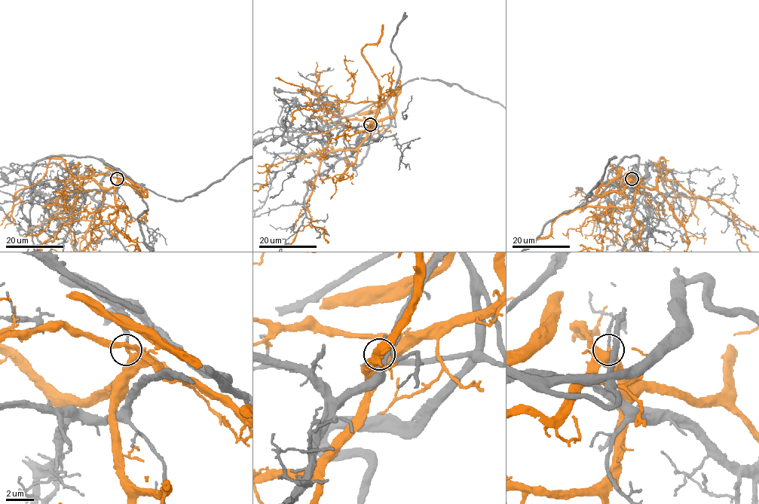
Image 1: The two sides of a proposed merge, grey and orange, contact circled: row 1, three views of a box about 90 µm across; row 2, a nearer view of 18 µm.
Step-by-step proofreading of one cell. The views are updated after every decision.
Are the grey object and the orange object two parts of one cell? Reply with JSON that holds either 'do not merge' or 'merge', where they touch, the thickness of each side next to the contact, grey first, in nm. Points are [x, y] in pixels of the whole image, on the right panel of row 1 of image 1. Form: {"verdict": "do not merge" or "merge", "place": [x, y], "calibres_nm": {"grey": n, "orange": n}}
{"verdict": "do not merge", "place": [631, 178], "calibres_nm": {"grey": 160, "orange": 380}}

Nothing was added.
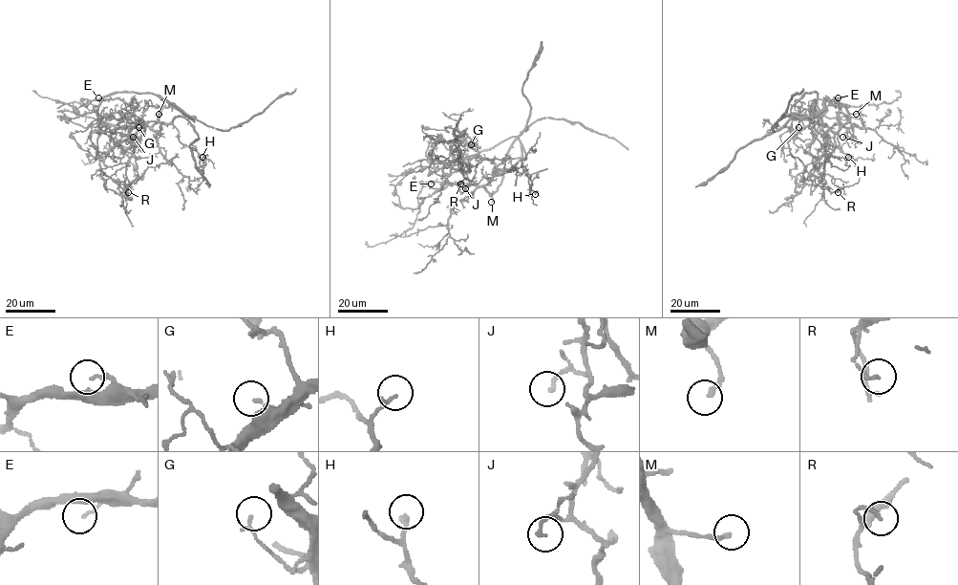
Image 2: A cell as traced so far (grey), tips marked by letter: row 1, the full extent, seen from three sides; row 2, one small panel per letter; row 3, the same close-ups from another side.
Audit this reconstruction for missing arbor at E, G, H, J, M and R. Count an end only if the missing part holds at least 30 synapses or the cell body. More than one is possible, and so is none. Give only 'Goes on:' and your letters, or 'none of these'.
Goes on: none of these

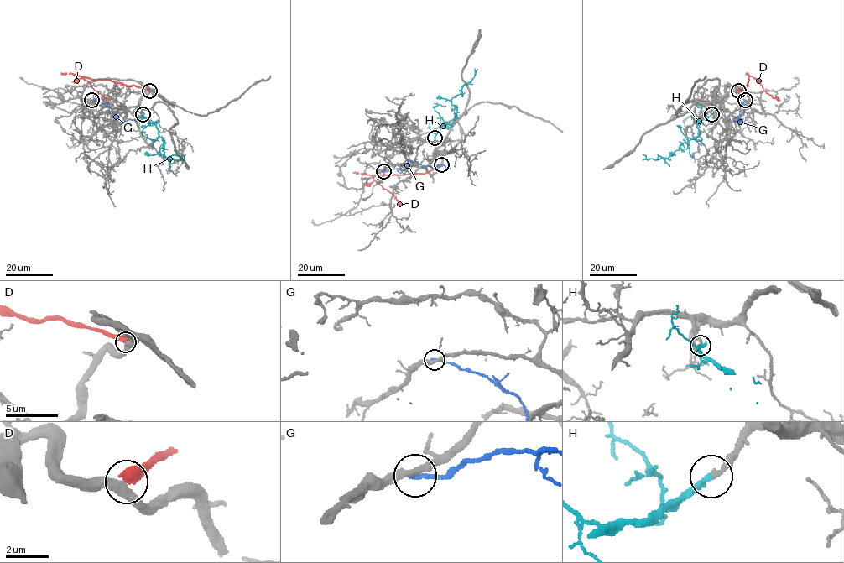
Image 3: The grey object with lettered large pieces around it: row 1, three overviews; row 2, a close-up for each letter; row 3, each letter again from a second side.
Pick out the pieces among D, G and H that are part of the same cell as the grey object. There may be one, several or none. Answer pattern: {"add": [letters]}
{"add": ["H"]}

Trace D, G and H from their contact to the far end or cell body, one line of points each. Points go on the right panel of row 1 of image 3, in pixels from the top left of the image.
D: (738, 91), (747, 86), (750, 76), (773, 97), (780, 101)
G: (745, 100), (742, 102), (742, 114), (733, 119), (741, 120), (738, 122), (740, 124), (742, 120)
H: (711, 114), (697, 122), (695, 137), (682, 143), (667, 158), (647, 159), (643, 154)

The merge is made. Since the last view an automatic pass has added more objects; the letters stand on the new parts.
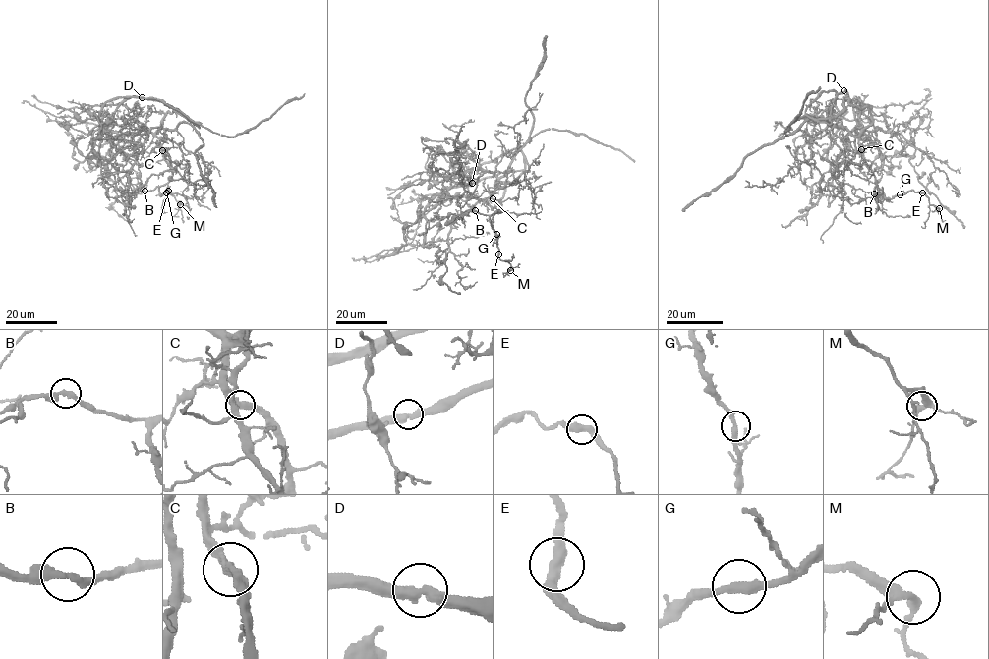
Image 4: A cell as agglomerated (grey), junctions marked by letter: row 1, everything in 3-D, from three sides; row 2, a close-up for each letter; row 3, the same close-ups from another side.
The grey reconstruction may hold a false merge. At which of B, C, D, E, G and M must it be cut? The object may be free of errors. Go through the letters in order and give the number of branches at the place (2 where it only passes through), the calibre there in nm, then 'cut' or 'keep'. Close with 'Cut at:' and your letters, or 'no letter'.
B: branches 2; calibre 320 nm; keep
C: branches 2; calibre 320 nm; keep
D: branches 2; calibre 420 nm; keep
E: branches 2; calibre 440 nm; keep
G: branches 2; calibre 320 nm; keep
M: branches 2; calibre 280 nm; keep
Cut at: no letter

